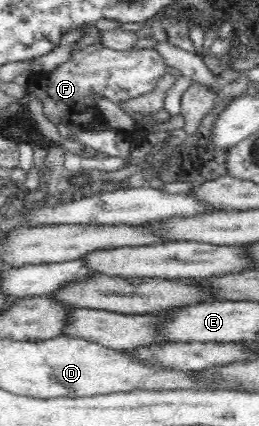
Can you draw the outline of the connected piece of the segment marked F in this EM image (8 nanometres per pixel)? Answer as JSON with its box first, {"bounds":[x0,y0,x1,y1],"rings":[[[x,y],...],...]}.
{"bounds":[27,43,167,134],"rings":[[[97,43],[73,50],[67,61],[54,70],[42,76],[33,76],[27,89],[40,98],[45,117],[53,124],[64,125],[71,134],[78,131],[93,133],[105,121],[93,100],[95,95],[103,95],[111,103],[123,103],[151,93],[166,73],[167,62],[155,48],[119,51]]]}

